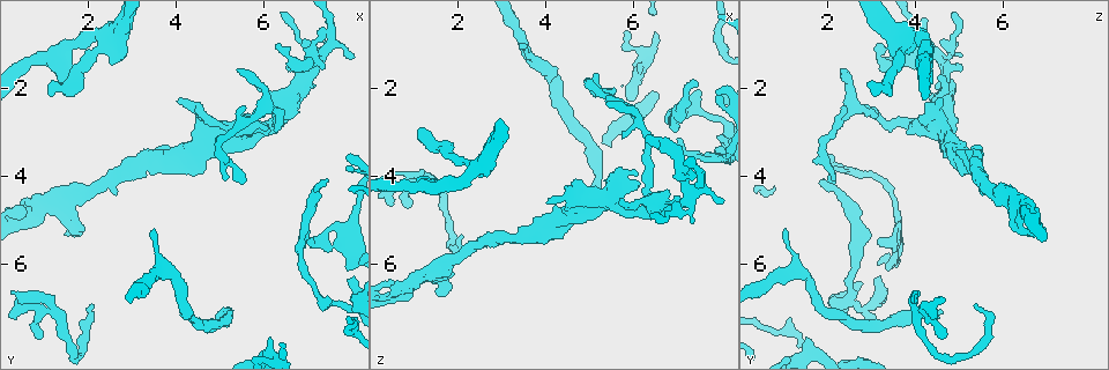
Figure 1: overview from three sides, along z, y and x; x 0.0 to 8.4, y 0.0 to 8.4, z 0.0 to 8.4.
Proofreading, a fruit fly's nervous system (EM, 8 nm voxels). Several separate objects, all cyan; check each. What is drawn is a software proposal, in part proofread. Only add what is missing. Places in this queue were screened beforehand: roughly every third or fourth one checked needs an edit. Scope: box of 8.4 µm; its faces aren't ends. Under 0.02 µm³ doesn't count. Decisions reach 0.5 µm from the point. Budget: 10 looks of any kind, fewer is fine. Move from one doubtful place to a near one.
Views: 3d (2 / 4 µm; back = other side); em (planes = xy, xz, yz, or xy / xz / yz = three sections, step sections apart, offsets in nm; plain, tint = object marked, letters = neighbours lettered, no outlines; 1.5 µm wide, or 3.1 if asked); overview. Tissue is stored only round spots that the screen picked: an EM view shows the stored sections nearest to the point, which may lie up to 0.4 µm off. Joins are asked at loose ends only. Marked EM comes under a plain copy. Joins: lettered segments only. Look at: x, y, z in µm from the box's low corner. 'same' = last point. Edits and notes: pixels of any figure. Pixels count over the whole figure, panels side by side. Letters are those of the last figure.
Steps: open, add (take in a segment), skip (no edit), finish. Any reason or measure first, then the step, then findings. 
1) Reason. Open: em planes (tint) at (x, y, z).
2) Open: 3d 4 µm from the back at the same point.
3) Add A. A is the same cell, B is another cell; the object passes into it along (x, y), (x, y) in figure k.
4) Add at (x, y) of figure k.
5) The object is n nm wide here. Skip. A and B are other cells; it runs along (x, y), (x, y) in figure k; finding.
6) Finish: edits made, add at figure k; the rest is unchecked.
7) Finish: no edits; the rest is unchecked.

Free end. Open: 3d 4 µm at (3.45, 5.25, 1.05).

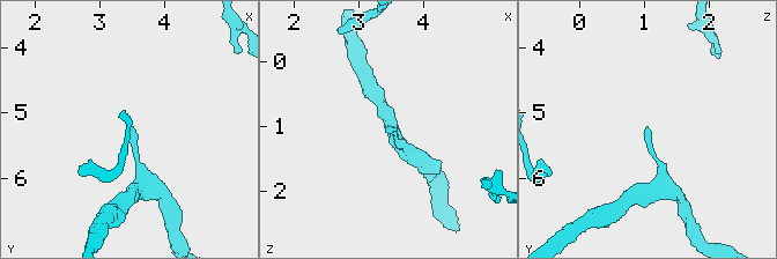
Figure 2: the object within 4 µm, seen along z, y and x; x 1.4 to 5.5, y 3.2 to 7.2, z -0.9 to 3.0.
Open: em xz step 8 (letters) at (3.50, 5.20, 1.05).

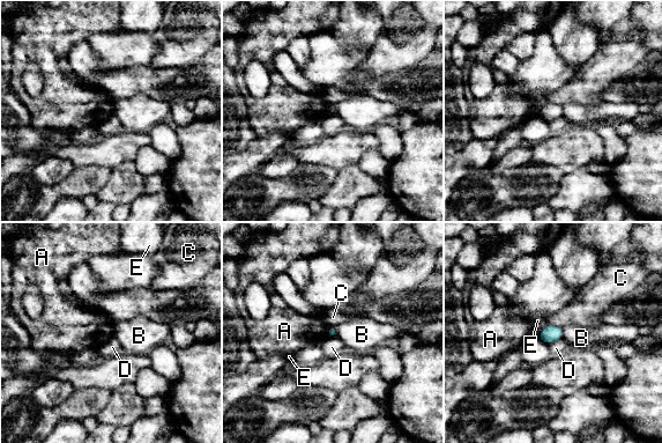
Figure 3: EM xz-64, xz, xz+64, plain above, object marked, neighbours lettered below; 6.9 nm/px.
Cut it another way. Open: em planes (letters) at the same point.

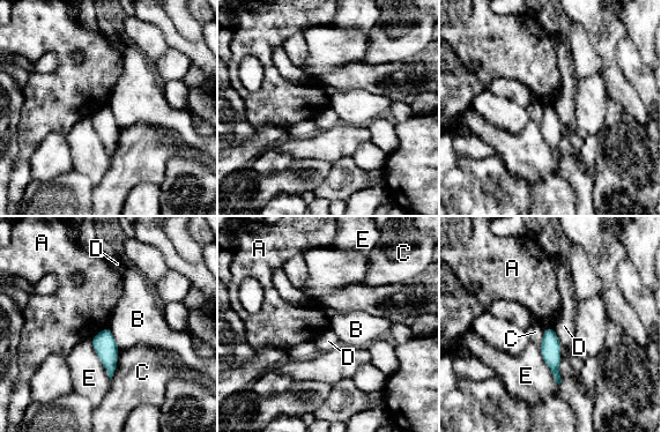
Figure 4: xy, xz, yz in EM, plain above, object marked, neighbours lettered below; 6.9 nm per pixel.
Skip. A, B, C, D and E are other cells; a border runs along (108, 326), (90, 339) in figure 4; none of them fits.

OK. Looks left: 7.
Free end. Open: em planes (letters) at (5.80, 2.65, 3.05).

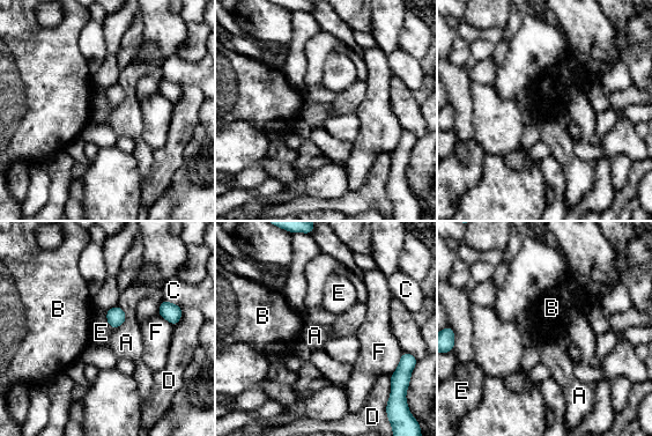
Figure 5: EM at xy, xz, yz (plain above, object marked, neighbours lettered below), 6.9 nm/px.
Skip. A, B, C, D, E and F are other cells; a border runs along (118, 304), (125, 320), (115, 330) in figure 5; no lettered segment goes on from it.

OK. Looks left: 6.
Thin end. Open: 3d 2 µm at (5.70, 1.70, 4.60).

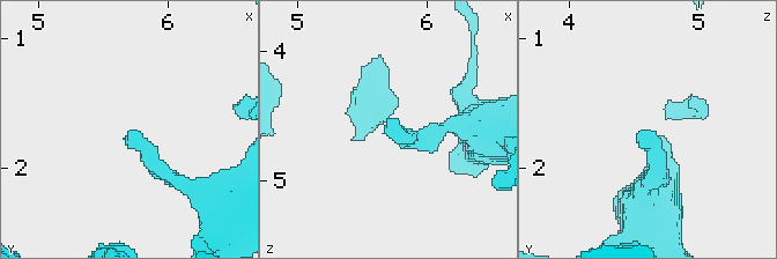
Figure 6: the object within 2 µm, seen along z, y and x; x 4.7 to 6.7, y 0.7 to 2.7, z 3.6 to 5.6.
Need the tissue. Open: em xz step 4 (tint) at (5.70, 1.74, 4.52).

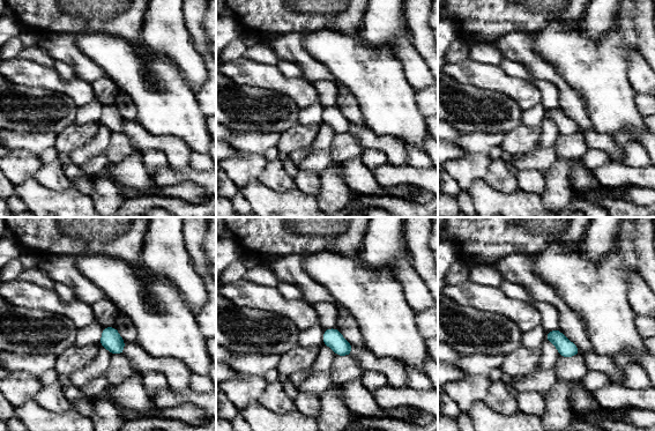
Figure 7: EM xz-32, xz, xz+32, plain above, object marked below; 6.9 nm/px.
Cut it another way. Open: em planes (letters) at the same point.

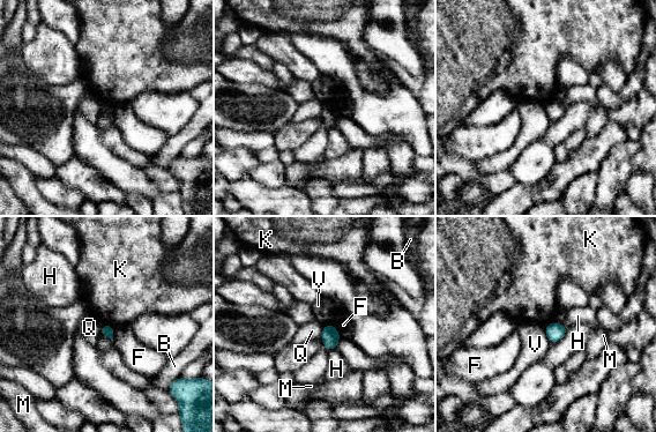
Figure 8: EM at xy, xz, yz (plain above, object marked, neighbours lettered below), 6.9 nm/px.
The object is 90 nm wide here. Skip. B, F, H, K, M, Q and V are other cells; a border runs along (323, 326), (320, 337) in figure 8; no lettered segment goes on from it.

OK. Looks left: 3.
An open end. Open: em planes (tint) at (1.45, 5.20, 6.65).

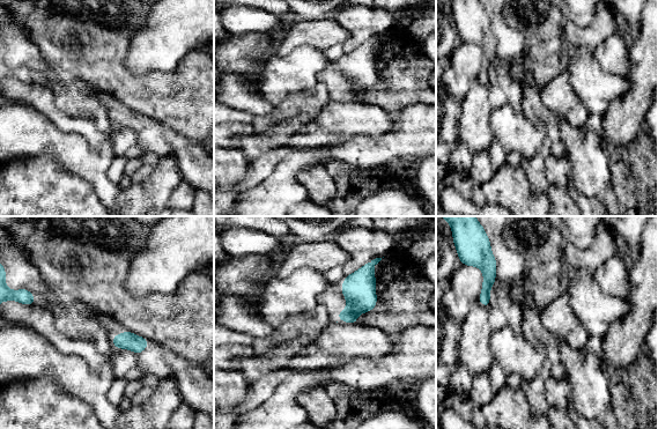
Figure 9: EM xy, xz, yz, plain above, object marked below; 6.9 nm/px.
Open: em planes (letters) at the same point.

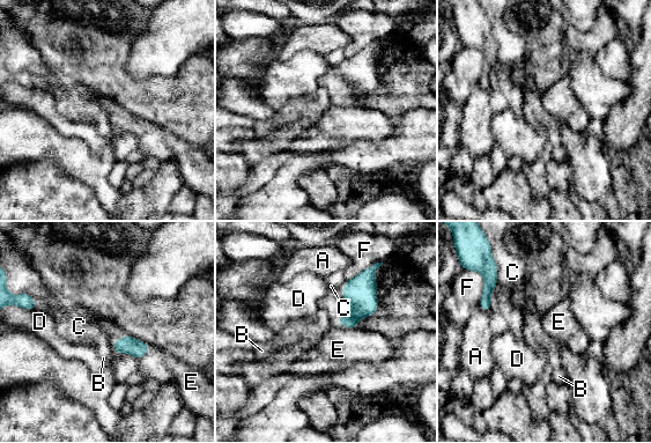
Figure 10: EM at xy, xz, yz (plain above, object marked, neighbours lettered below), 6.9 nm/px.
Skip. A, B, C, D, E and F are other cells; none of them fits.

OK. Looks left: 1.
Finish: no edits; the rest is unchecked.

